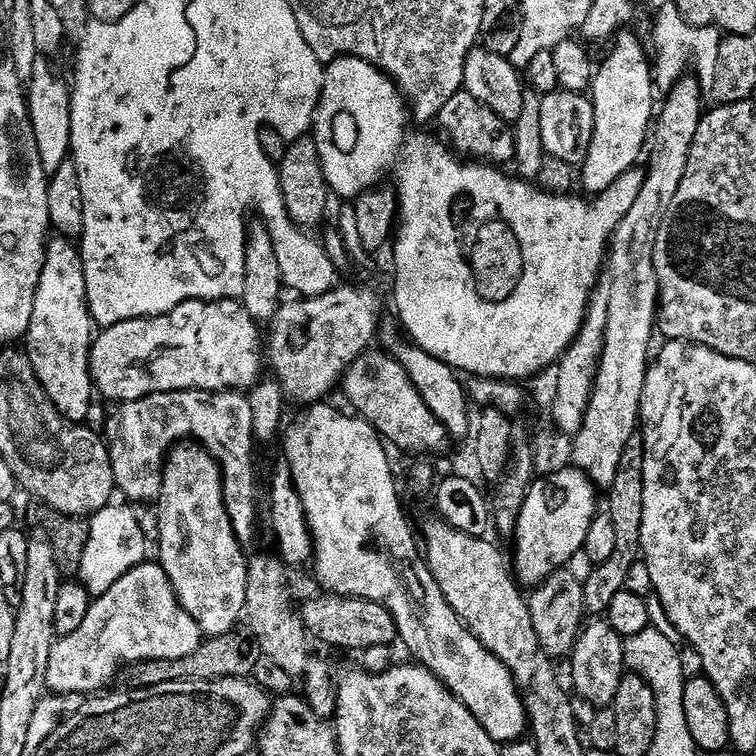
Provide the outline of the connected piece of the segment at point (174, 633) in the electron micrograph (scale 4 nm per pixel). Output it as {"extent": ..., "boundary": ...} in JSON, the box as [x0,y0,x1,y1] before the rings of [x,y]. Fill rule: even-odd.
{"extent":[46,562,200,698],"boundary":[[[145,562],[122,574],[122,578],[118,578],[118,582],[114,582],[114,586],[106,590],[106,594],[91,601],[89,613],[78,630],[55,641],[49,665],[46,667],[46,688],[49,693],[59,694],[64,698],[71,698],[70,696],[76,696],[79,692],[96,694],[107,689],[111,680],[117,679],[122,666],[137,664],[143,660],[186,658],[194,654],[194,650],[198,650],[200,643],[200,623],[190,618],[190,614],[186,614],[186,610],[180,605],[180,599],[176,597],[166,570],[158,562]]]}

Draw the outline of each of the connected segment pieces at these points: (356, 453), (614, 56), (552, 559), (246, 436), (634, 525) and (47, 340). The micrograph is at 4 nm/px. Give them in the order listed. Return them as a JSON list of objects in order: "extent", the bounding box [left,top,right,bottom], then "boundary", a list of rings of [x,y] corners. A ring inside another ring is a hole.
[{"extent":[282,402,530,746],"boundary":[[[317,402],[305,407],[301,412],[304,413],[289,428],[287,425],[286,431],[282,436],[282,441],[284,440],[284,456],[288,459],[286,467],[292,474],[292,485],[298,490],[300,501],[304,507],[304,513],[308,519],[308,528],[312,532],[316,576],[320,579],[321,586],[324,587],[321,589],[327,590],[329,593],[337,596],[356,597],[380,603],[382,607],[385,607],[393,615],[394,622],[397,624],[399,643],[401,645],[404,643],[412,651],[411,659],[429,668],[466,705],[470,710],[470,714],[474,714],[474,718],[478,718],[478,722],[484,727],[486,734],[490,734],[492,740],[503,746],[512,743],[513,740],[521,739],[529,731],[530,725],[528,722],[528,711],[524,708],[524,699],[520,696],[520,689],[517,688],[514,678],[506,665],[490,650],[486,650],[486,646],[482,646],[480,639],[466,627],[463,620],[460,619],[460,615],[450,606],[450,602],[446,602],[446,598],[442,594],[442,590],[438,586],[434,574],[428,568],[427,559],[422,555],[422,548],[418,543],[417,533],[416,536],[412,533],[412,528],[408,525],[408,516],[404,513],[404,508],[400,505],[399,498],[396,497],[396,480],[392,477],[392,464],[388,461],[389,449],[386,447],[385,441],[374,430],[374,426],[370,426],[355,414],[347,416],[346,413],[339,412],[336,408],[331,408],[328,402]]]},{"extent":[580,30,654,195],"boundary":[[[620,30],[614,37],[616,45],[612,53],[599,62],[595,69],[590,87],[590,99],[594,110],[594,138],[590,150],[580,166],[580,184],[589,191],[589,195],[600,195],[610,186],[619,183],[622,174],[639,163],[639,156],[643,155],[647,145],[651,128],[654,124],[654,108],[652,112],[652,94],[654,95],[653,65],[650,63],[649,53],[644,53],[644,44],[632,32]]]},{"extent":[514,466,598,589],"boundary":[[[574,466],[559,470],[556,474],[533,479],[525,496],[514,536],[514,575],[525,589],[539,588],[556,571],[567,569],[576,555],[579,557],[583,553],[586,534],[590,531],[592,520],[598,515],[596,495],[596,485]],[[527,528],[536,533],[531,536],[524,532]]]},{"extent":[110,391,258,546],"boundary":[[[243,391],[231,392],[155,392],[146,398],[127,401],[120,412],[120,433],[116,441],[111,441],[110,449],[113,462],[113,477],[119,495],[128,500],[159,501],[160,487],[164,477],[164,461],[168,453],[181,443],[176,434],[176,424],[188,426],[194,432],[184,434],[184,442],[195,442],[205,448],[220,464],[224,473],[224,501],[234,526],[234,534],[240,543],[248,546],[256,536],[256,447],[258,441],[254,434],[254,416],[250,414],[250,402]]]},{"extent":[584,431,645,616],"boundary":[[[641,431],[635,432],[626,442],[625,453],[622,454],[621,465],[618,466],[618,475],[608,489],[608,506],[606,513],[614,522],[616,533],[616,547],[610,560],[597,565],[592,574],[584,580],[584,609],[592,616],[607,613],[610,602],[616,594],[627,587],[627,580],[634,564],[638,564],[641,557],[641,528],[642,510],[645,506],[645,440]]]},{"extent":[26,239,94,425],"boundary":[[[49,239],[44,269],[34,294],[34,314],[28,327],[26,353],[47,403],[72,420],[73,425],[83,425],[92,412],[94,385],[88,365],[94,339],[92,328],[94,321],[88,311],[86,274],[80,249],[71,239]]]}]

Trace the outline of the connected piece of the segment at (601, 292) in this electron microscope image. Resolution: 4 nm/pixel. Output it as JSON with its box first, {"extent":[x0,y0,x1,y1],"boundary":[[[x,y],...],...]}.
{"extent":[550,274,610,434],"boundary":[[[606,274],[601,275],[596,285],[596,291],[592,294],[592,300],[588,303],[588,313],[584,324],[580,327],[576,340],[562,357],[563,387],[559,400],[553,404],[550,416],[556,428],[569,434],[576,433],[582,426],[588,403],[592,397],[594,377],[600,365],[600,355],[604,349],[604,339],[606,338],[606,318],[610,314],[609,286],[610,278]]]}

